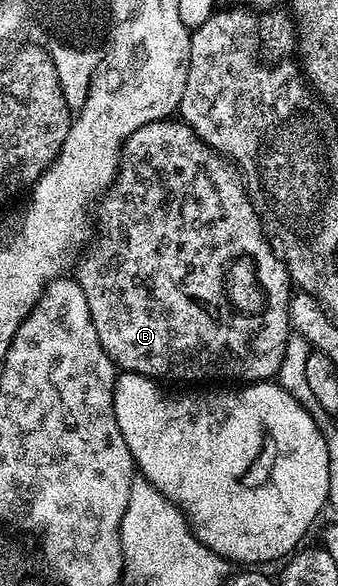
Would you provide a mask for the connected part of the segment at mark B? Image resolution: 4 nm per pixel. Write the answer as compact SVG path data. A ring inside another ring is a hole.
M174 119L154 120L141 126L123 144L119 154L119 175L103 193L97 204L97 232L99 237L90 245L91 256L87 256L79 264L77 279L85 294L85 302L89 302L89 314L93 318L93 326L97 330L97 338L115 363L116 369L151 379L167 382L171 373L181 380L239 380L235 382L267 382L278 377L281 358L285 358L287 340L293 334L291 316L287 307L291 304L293 281L287 271L287 265L277 253L271 249L267 236L263 233L263 224L255 213L253 205L247 201L249 195L245 187L244 177L238 168L227 159L214 152L192 128ZM223 258L241 258L237 264L220 266ZM220 272L227 272L229 278L219 278Z

